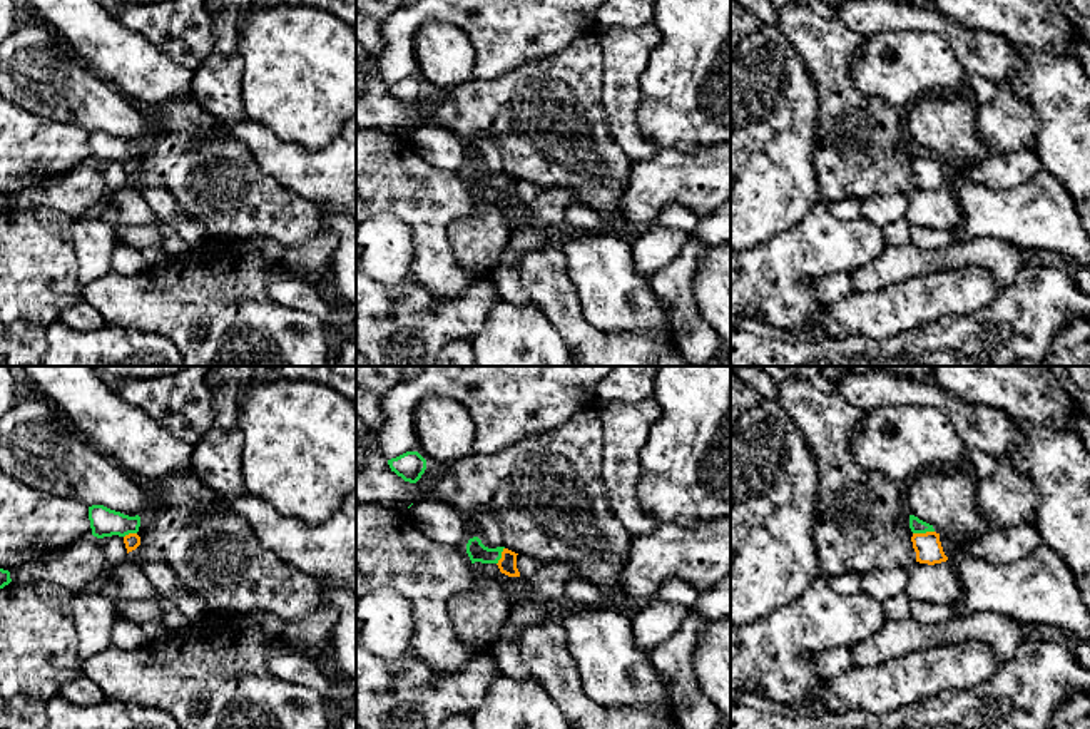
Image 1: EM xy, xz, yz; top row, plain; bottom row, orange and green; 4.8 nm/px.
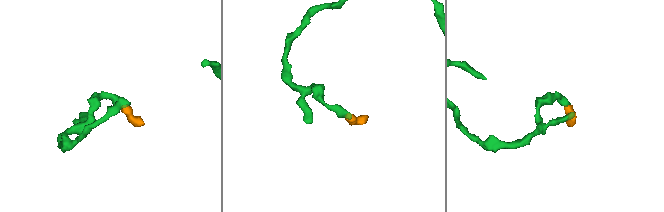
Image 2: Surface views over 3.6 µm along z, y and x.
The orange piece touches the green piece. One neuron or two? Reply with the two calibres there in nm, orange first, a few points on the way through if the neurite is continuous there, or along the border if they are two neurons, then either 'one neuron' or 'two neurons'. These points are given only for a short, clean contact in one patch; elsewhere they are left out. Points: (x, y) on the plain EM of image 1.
calibres 130 and 70 nm; way yz (928, 174), (923, 159), (916, 151); one neuron

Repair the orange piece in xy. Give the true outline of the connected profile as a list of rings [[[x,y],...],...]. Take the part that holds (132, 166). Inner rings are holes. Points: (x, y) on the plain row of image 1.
[[[92,130],[89,132],[89,145],[94,162],[119,161],[124,164],[127,179],[140,171],[140,162],[137,161],[140,152],[139,140],[129,142],[104,130]]]

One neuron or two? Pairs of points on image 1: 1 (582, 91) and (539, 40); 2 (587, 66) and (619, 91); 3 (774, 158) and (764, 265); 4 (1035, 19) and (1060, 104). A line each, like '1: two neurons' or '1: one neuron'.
1: two neurons
2: two neurons
3: two neurons
4: two neurons

